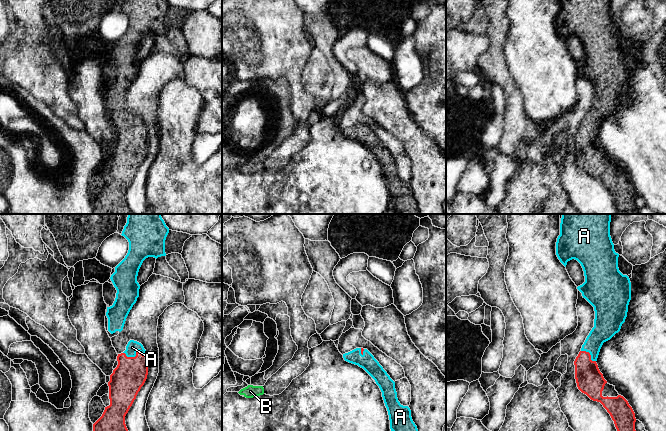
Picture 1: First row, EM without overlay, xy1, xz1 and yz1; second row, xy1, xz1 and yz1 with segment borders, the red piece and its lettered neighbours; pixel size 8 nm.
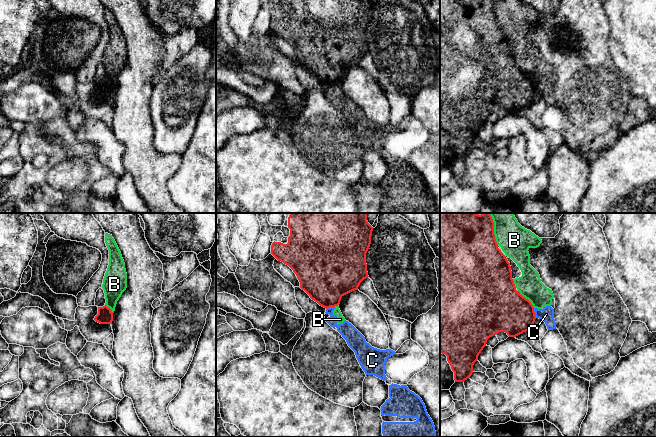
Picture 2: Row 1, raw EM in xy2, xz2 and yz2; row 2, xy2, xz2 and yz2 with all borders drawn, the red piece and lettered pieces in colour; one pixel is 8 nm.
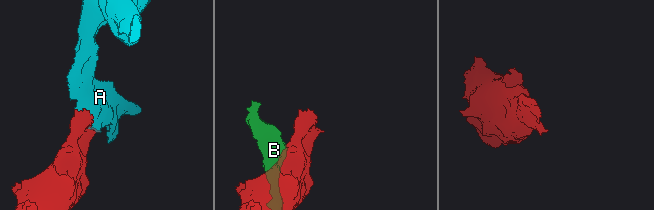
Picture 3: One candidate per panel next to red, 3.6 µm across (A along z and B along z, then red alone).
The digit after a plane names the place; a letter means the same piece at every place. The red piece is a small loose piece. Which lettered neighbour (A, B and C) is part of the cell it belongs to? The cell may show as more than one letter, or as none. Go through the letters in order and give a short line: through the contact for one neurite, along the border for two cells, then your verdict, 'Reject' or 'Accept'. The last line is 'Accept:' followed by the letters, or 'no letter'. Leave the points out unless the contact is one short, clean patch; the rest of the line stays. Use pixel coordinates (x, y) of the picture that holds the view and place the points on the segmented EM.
A: Accept
B: Reject
C: Line: yz2 (533, 308), (536, 317). Reject
Accept: A

